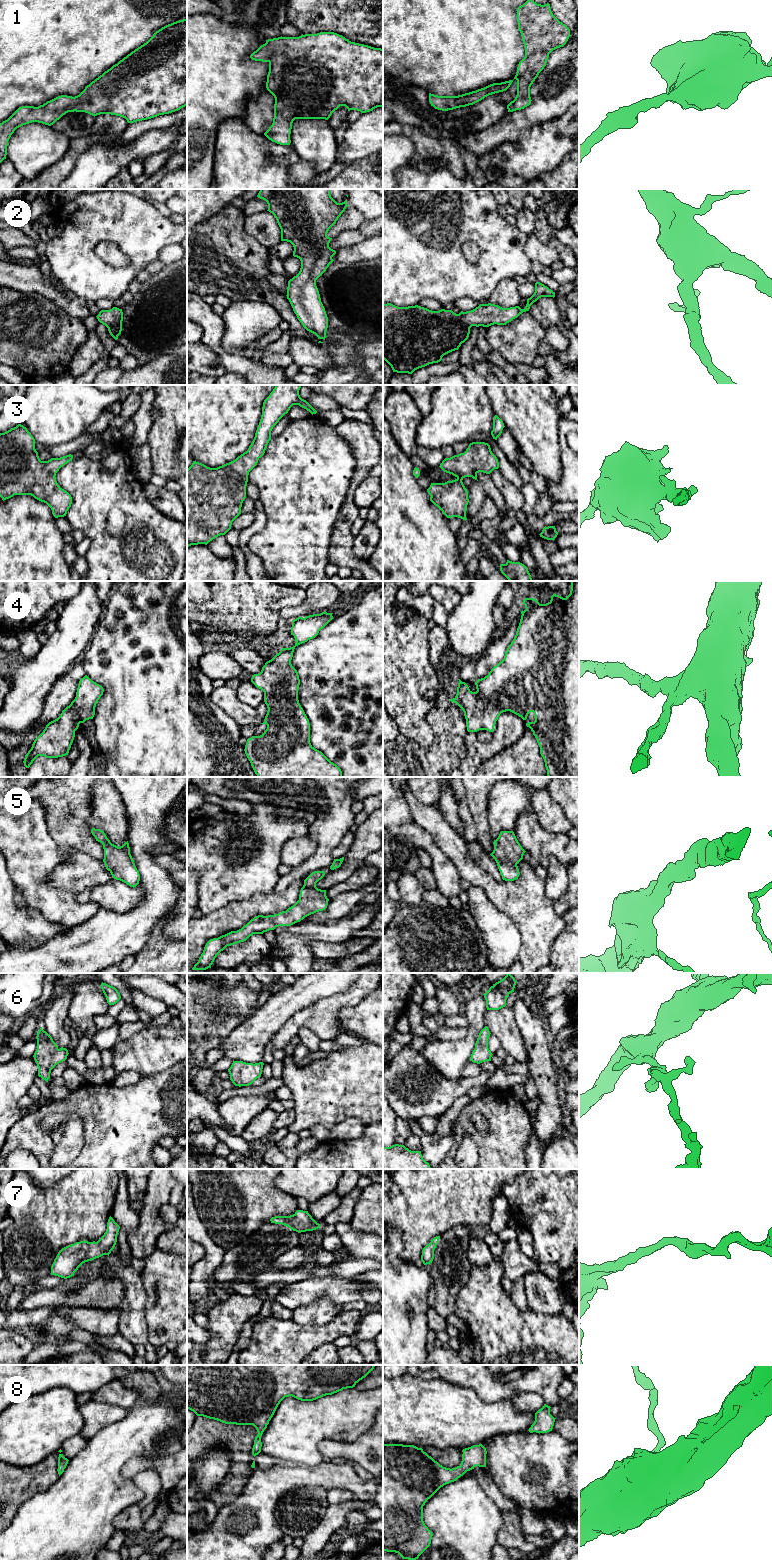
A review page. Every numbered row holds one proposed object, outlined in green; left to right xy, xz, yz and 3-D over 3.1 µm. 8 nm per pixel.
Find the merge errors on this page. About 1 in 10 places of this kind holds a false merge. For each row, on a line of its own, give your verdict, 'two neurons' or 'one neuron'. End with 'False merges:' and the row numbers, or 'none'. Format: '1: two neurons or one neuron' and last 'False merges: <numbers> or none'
1: one neuron
2: one neuron
3: one neuron
4: one neuron
5: one neuron
6: one neuron
7: one neuron
8: one neuron
False merges: none

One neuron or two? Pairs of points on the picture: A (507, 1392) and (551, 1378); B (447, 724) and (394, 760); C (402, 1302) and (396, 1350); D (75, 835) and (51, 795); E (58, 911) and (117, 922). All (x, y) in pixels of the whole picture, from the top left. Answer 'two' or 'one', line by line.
A: one
B: one
C: one
D: one
E: two

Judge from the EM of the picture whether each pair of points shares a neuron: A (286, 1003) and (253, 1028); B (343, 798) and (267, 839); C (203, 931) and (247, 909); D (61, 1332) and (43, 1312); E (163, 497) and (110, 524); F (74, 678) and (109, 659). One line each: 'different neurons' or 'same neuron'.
A: same neuron
B: different neurons
C: same neuron
D: different neurons
E: different neurons
F: different neurons

